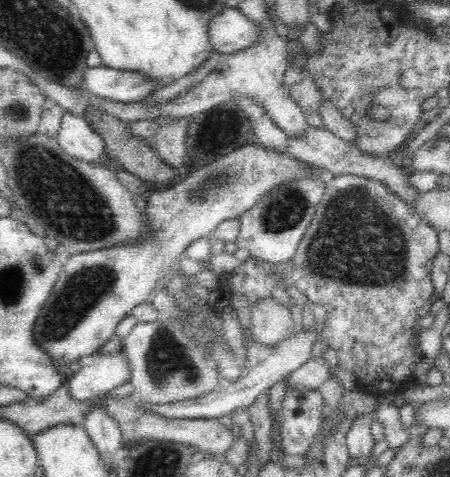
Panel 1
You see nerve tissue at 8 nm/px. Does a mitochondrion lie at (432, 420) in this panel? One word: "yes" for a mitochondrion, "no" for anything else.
no

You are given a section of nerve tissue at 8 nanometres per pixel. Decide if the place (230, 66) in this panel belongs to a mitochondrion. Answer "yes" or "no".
no

